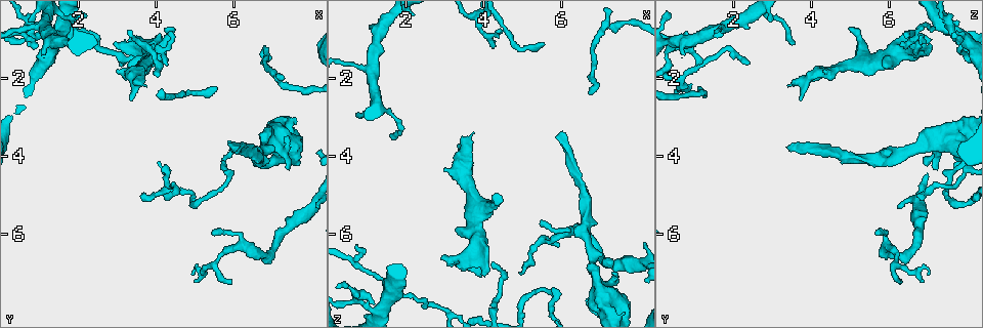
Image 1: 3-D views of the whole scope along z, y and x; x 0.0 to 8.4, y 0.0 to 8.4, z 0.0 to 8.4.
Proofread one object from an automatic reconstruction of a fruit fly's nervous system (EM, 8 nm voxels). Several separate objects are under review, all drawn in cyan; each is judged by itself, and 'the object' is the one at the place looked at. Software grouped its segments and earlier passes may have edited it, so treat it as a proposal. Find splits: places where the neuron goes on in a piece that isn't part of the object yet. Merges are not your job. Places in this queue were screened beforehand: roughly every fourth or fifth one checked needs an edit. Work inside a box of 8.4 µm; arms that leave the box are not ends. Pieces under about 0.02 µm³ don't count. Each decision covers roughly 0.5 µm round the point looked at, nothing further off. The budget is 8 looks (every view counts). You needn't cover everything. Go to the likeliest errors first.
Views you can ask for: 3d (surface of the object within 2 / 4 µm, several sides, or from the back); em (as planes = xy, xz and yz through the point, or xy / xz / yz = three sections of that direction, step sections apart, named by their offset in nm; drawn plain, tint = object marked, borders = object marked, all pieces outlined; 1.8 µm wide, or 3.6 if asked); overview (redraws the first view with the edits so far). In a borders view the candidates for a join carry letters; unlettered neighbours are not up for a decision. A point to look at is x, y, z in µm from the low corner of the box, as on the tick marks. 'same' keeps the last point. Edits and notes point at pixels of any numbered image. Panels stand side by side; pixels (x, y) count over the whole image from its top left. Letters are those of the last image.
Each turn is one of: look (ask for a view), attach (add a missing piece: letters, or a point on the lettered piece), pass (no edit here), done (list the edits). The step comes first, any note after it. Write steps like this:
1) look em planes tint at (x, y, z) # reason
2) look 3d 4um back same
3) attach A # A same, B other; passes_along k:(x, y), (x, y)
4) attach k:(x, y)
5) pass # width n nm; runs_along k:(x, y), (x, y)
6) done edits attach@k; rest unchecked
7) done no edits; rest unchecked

look em xz step 4 borders at (4.25, 0.70, 5.00) # free end

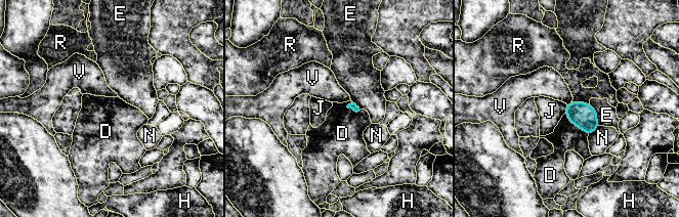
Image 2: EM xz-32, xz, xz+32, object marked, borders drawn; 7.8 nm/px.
look em planes borders same

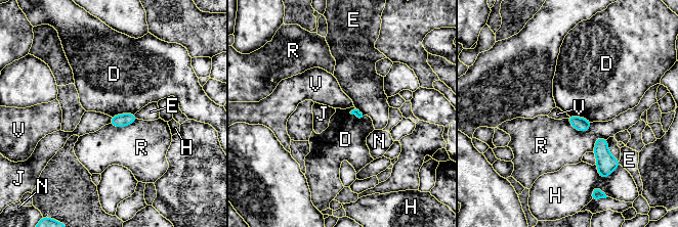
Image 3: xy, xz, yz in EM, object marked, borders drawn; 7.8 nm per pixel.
pass # D other, E other, H other, J other, N other, R other, V other; none of them fits

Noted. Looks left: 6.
look em xy step 8 tint at (0.85, 0.95, 7.70) # abrupt turn

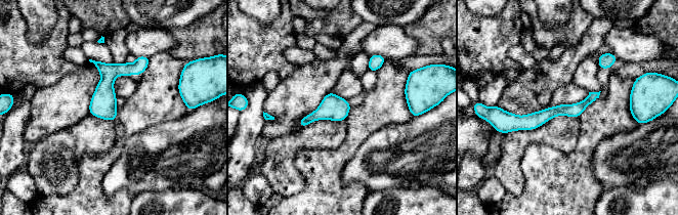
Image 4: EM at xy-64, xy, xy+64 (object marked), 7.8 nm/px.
look em xz step 8 borders same # another direction

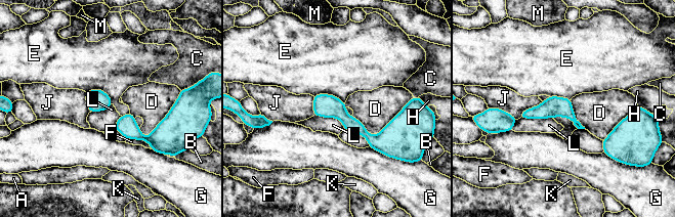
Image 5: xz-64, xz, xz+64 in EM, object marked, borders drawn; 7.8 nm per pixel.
pass # A other, B other, C other, D other, E other, F other, G other, H other, J other, K other, L other, M other; border 5:(552, 117), (519, 118), (511, 129); none of them fits

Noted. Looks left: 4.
look 3d 4um at (4.95, 5.20, 7.80) # sharp bend

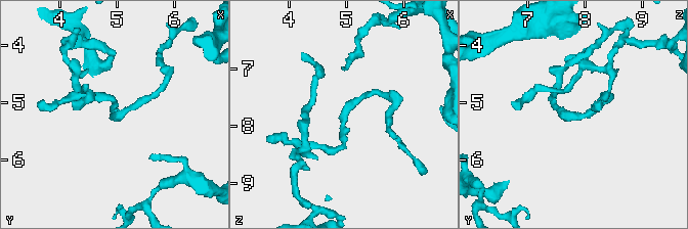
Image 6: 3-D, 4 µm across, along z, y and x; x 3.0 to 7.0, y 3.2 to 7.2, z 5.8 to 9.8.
look em yz step 4 borders at (4.95, 5.20, 7.75) # shape alone is not enough

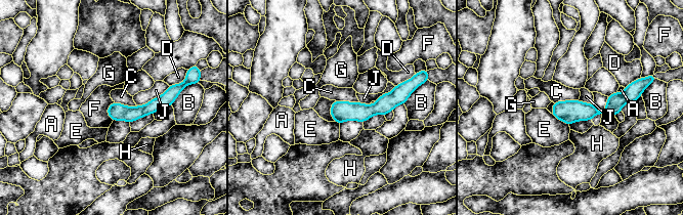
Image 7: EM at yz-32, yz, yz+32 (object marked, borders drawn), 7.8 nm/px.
pass # A other, B other, C other, D other, E other, F other, G other, H other, J other; border 7:(335, 100), (330, 110), (334, 121); no lettered piece goes on from it

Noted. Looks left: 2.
done no edits; rest unchecked

